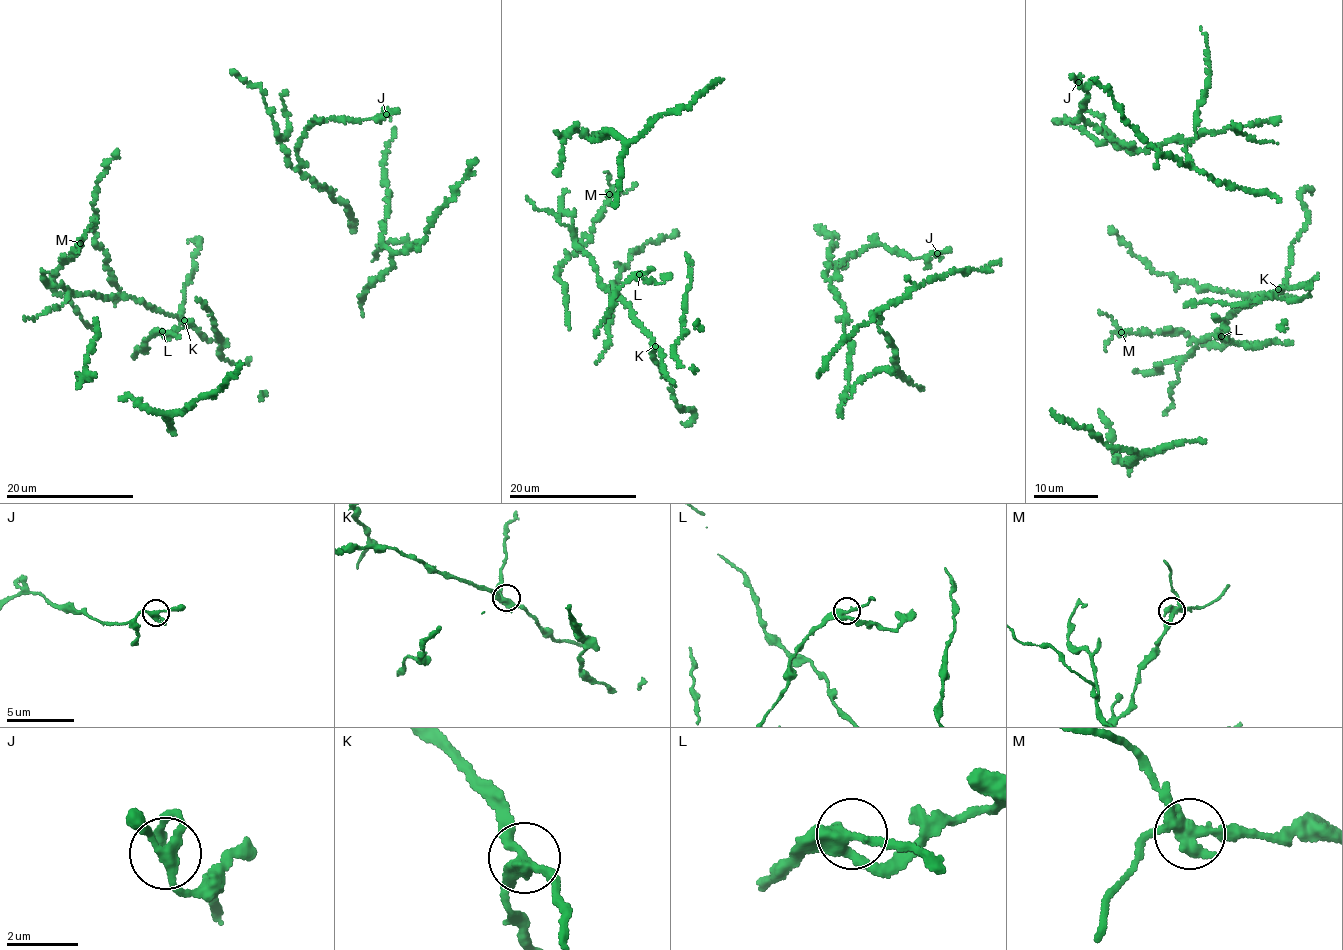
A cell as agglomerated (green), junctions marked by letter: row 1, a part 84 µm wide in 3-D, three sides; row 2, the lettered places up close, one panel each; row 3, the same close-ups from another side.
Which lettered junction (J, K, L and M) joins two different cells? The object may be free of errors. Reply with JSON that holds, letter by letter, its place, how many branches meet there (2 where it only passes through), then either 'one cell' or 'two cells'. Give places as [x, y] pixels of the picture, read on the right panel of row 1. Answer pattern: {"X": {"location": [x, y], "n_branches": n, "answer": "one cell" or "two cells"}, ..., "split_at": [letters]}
{"J": {"location": [1078, 82], "n_branches": 3, "answer": "one cell"}, "K": {"location": [1278, 289], "n_branches": 3, "answer": "one cell"}, "L": {"location": [1221, 336], "n_branches": 3, "answer": "one cell"}, "M": {"location": [1121, 332], "n_branches": 3, "answer": "two cells"}, "split_at": ["M"]}

